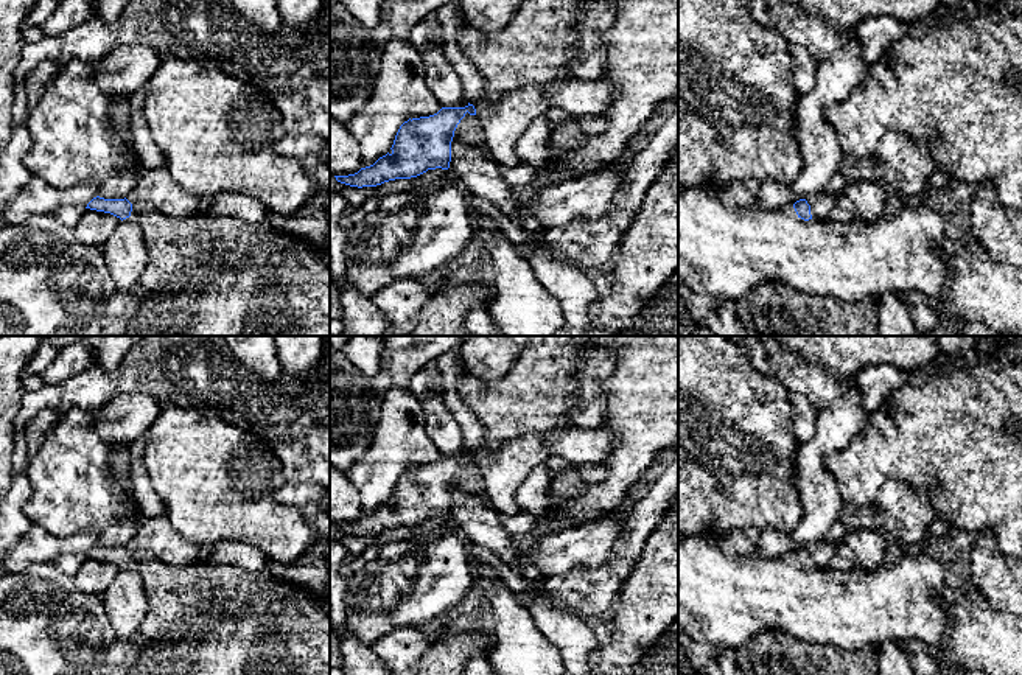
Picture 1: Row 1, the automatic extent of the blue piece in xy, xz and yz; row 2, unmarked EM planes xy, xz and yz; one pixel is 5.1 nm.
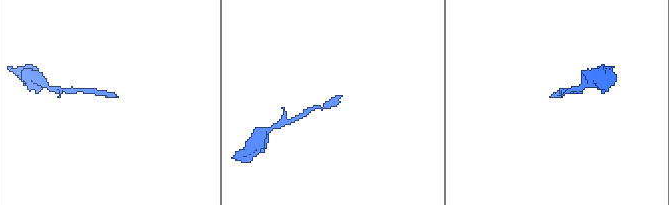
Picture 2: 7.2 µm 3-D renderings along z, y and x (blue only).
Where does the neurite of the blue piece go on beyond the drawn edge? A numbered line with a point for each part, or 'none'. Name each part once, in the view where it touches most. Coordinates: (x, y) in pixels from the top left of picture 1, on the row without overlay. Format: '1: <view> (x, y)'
1: xz (470, 479)

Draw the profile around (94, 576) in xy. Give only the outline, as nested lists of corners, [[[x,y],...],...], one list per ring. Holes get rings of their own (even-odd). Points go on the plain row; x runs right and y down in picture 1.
[[[86,557],[75,575],[76,588],[82,593],[101,596],[120,569],[120,566],[110,561]]]

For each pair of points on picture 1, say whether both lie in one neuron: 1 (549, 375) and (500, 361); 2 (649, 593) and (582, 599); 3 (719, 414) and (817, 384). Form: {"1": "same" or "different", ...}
{"1": "different", "2": "different", "3": "different"}

